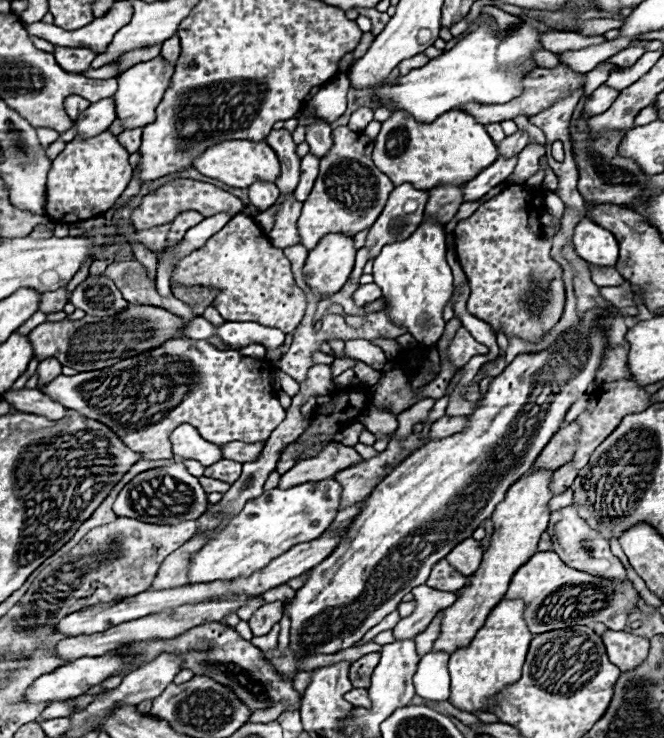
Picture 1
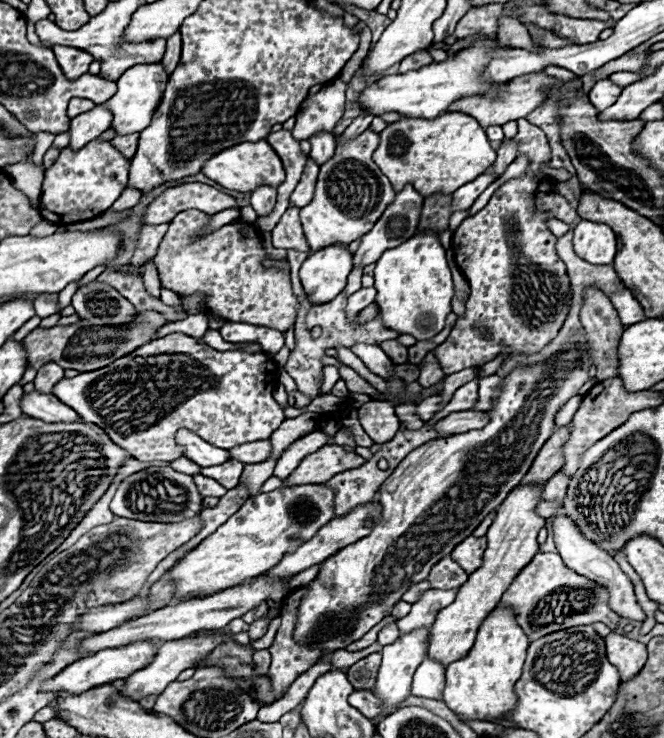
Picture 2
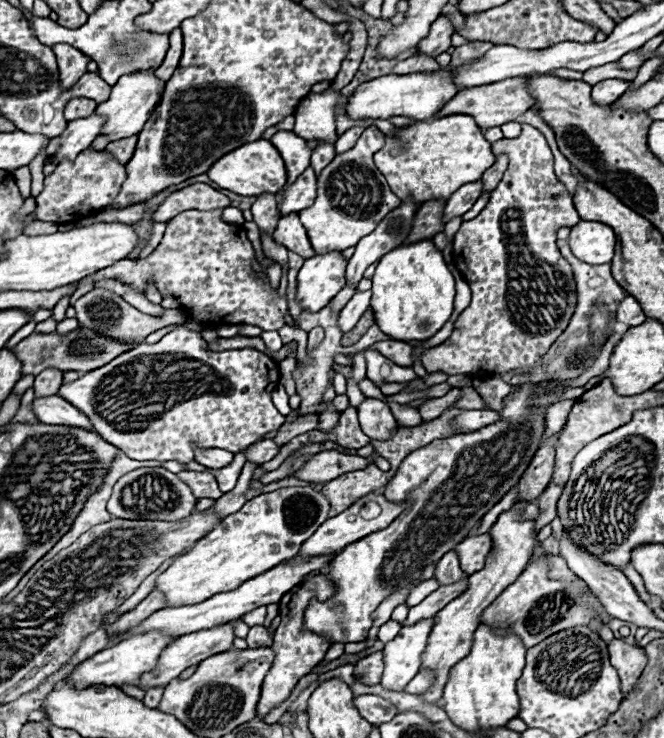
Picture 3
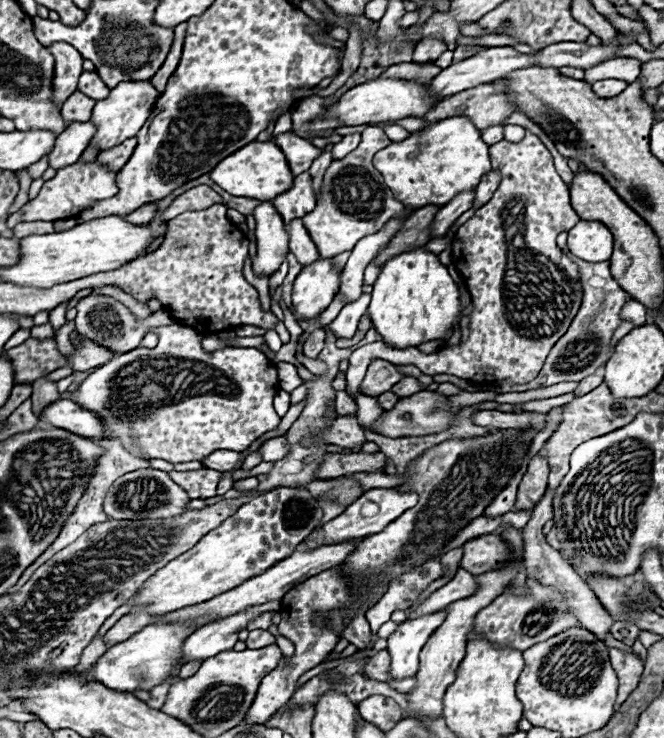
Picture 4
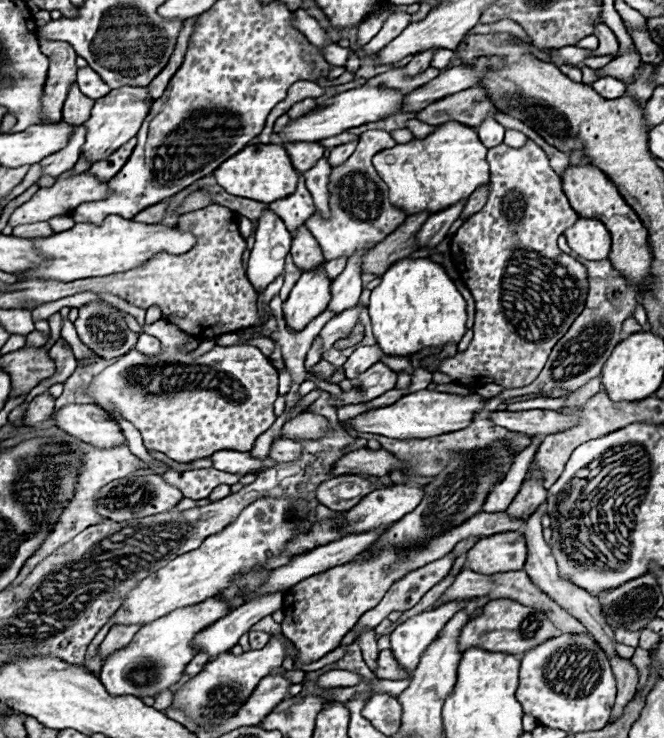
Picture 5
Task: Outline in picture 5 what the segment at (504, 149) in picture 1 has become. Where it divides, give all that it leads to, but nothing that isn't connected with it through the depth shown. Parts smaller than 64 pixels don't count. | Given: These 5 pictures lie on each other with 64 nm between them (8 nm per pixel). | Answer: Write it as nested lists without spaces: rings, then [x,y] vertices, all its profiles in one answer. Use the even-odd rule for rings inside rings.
[[[484,184],[484,186],[480,186],[470,198],[468,198],[468,202],[466,202],[466,206],[464,206],[464,210],[462,210],[462,216],[472,216],[474,212],[478,212],[484,204],[486,204],[486,200],[488,200],[488,190],[490,190],[490,184]]]

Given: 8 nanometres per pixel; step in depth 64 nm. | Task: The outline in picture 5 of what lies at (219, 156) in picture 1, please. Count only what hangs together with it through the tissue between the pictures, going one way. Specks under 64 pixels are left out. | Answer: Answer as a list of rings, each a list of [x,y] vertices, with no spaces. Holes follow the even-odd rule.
[[[250,144],[242,148],[242,152],[230,156],[226,162],[222,162],[214,174],[216,182],[226,188],[226,192],[234,196],[246,196],[250,200],[258,200],[264,204],[270,204],[274,200],[280,200],[294,192],[298,184],[298,172],[290,164],[290,158],[286,150],[278,144]]]

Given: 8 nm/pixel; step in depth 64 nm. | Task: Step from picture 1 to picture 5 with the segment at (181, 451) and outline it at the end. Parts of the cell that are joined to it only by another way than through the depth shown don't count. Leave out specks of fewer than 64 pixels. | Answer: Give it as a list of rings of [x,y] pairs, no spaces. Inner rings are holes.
[[[222,450],[214,452],[212,456],[212,466],[222,470],[222,472],[232,472],[232,474],[248,474],[264,466],[262,460],[250,458],[248,452],[236,452],[236,450]]]

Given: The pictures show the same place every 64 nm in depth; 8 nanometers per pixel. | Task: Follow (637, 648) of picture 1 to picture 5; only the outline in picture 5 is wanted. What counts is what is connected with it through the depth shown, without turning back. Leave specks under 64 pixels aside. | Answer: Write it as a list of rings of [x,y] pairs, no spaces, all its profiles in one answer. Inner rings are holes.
[[[612,656],[610,664],[612,664],[614,676],[618,680],[618,696],[616,696],[616,704],[612,706],[612,716],[610,716],[610,722],[614,722],[618,716],[622,716],[624,706],[632,700],[632,696],[636,692],[638,668],[632,664],[632,660],[626,660],[620,656]]]

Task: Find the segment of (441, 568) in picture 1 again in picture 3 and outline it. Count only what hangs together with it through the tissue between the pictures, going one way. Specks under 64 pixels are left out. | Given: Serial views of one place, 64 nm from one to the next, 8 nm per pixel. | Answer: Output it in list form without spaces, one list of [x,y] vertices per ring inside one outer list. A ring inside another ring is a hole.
[[[454,550],[446,552],[446,556],[442,556],[442,560],[436,564],[436,570],[434,570],[434,580],[440,582],[440,586],[446,586],[446,584],[454,584],[454,580],[462,580],[464,572],[458,564],[458,556]]]

